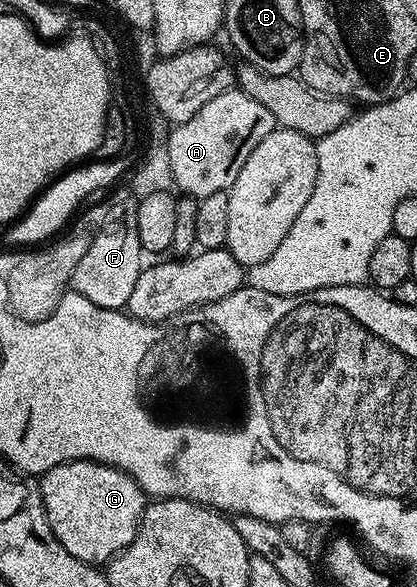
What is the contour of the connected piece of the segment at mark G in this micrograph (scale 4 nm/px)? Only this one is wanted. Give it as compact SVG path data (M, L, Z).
M78 459L49 469L37 483L53 537L77 561L106 565L133 541L149 499L137 481L119 467Z

